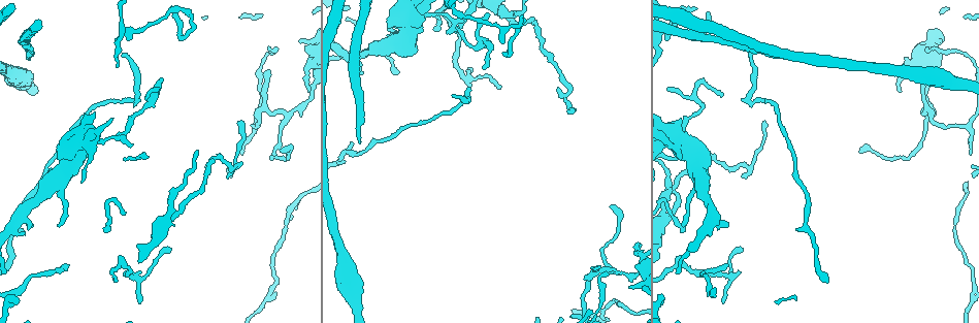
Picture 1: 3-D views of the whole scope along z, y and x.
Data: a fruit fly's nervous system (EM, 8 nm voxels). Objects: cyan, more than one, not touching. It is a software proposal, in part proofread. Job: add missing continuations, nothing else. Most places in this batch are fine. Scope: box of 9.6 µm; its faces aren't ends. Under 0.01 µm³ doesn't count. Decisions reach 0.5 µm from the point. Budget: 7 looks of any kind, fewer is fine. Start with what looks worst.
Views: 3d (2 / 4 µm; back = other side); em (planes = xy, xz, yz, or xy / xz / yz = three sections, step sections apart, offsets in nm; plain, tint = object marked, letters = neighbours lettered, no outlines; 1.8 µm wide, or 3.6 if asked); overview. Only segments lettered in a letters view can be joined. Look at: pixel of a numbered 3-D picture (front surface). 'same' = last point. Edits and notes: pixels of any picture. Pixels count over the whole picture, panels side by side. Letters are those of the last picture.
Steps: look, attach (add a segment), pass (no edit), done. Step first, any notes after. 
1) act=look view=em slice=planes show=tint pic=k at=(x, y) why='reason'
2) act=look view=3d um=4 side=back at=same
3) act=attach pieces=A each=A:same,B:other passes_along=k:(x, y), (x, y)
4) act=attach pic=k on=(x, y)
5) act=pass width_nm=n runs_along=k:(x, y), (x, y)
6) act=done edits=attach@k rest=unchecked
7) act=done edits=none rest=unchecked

act=look view=3d um=4 pic=1 at=(30, 60) why='long arm stops here'

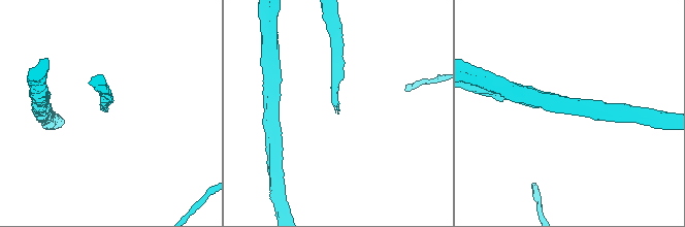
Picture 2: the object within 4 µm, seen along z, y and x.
act=look view=em slice=planes show=letters pic=2 at=(106, 110)

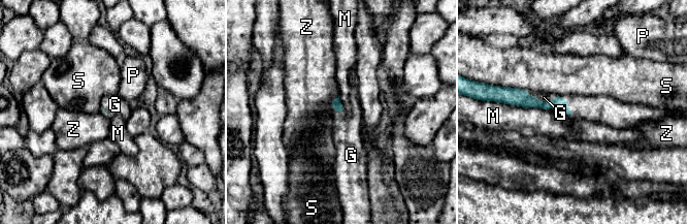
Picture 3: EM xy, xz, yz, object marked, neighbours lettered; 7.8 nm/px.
act=attach pieces=G each=G:same,M:other,P:other,S:other,Z:other found='it goes on there'

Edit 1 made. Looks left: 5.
act=look view=overview

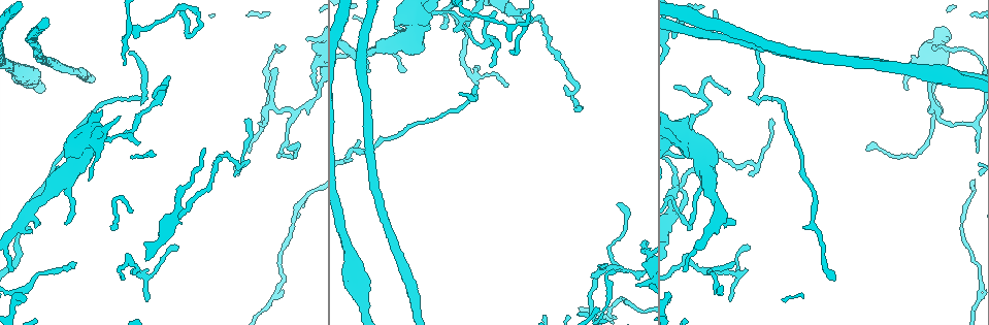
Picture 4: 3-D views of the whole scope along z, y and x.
act=look view=3d um=4 pic=4 at=(87, 137) why='abrupt turn'

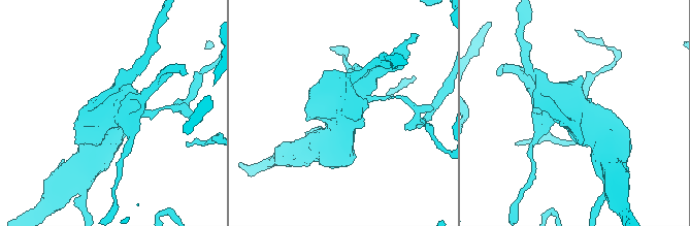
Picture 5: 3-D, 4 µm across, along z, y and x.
act=look view=em slice=yz step=16 show=tint pic=5 at=(115, 111)

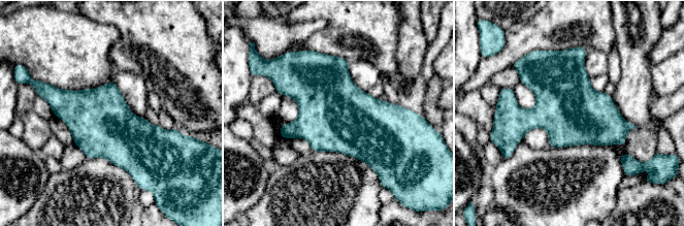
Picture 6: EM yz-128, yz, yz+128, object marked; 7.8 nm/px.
act=look view=em slice=planes show=letters at=same why='another direction'

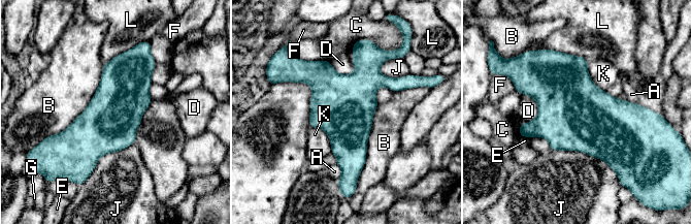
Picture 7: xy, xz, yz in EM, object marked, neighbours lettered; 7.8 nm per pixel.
act=pass width_nm=440 each=A:other,B:other,C:other,D:other,E:other,F:other,G:other,J:other,K:other,L:other found='none of them fits'

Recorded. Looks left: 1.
act=look view=em um=3.6 slice=planes show=letters pic=4 at=(307, 37) why='branch stops here'

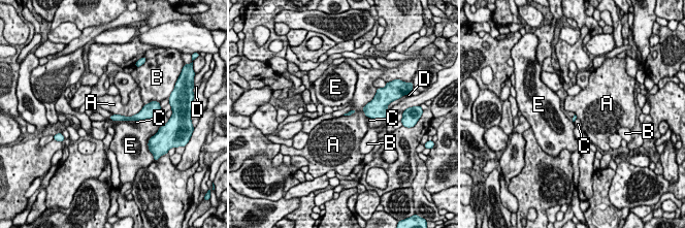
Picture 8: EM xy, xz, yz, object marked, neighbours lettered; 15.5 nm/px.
act=pass each=A:other,B:other,C:other,D:other,E:other runs_along=8:(142, 112), (135, 118), (113, 118) found='none of them fits'

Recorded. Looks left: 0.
act=done edits=attach@3 rest=unchecked

